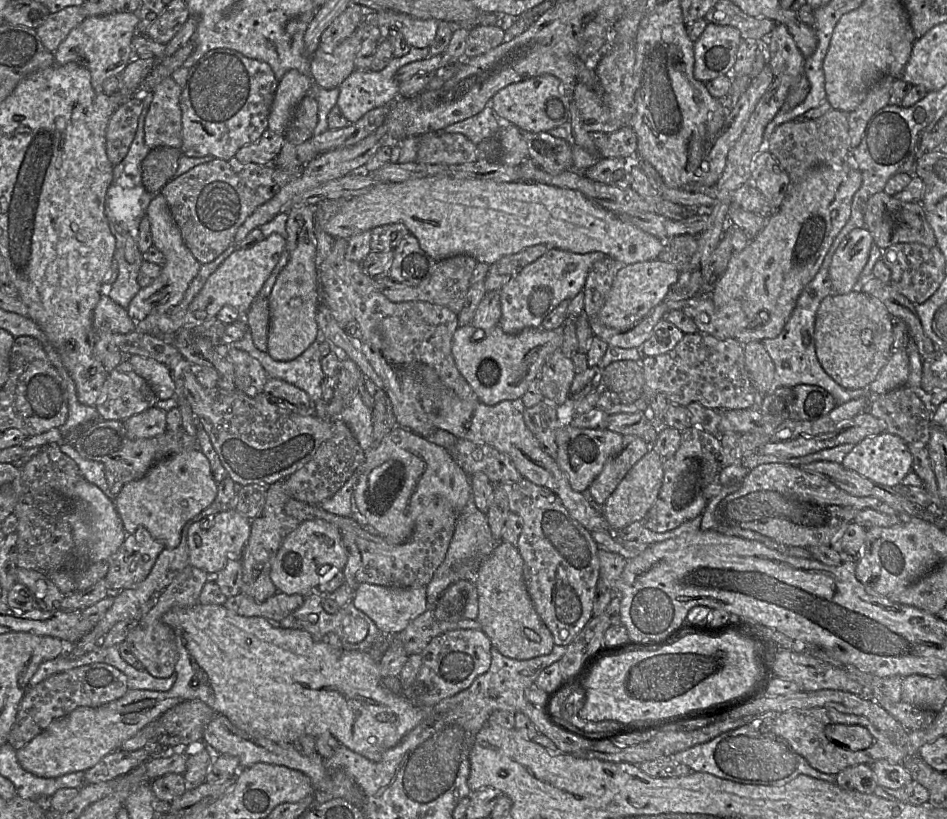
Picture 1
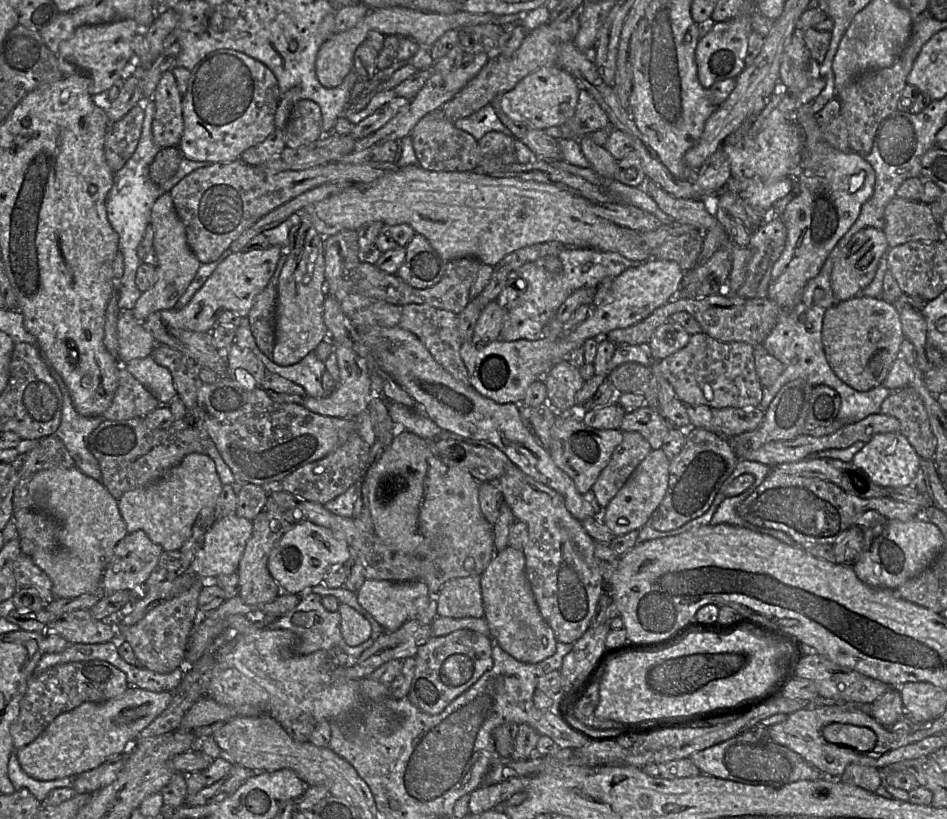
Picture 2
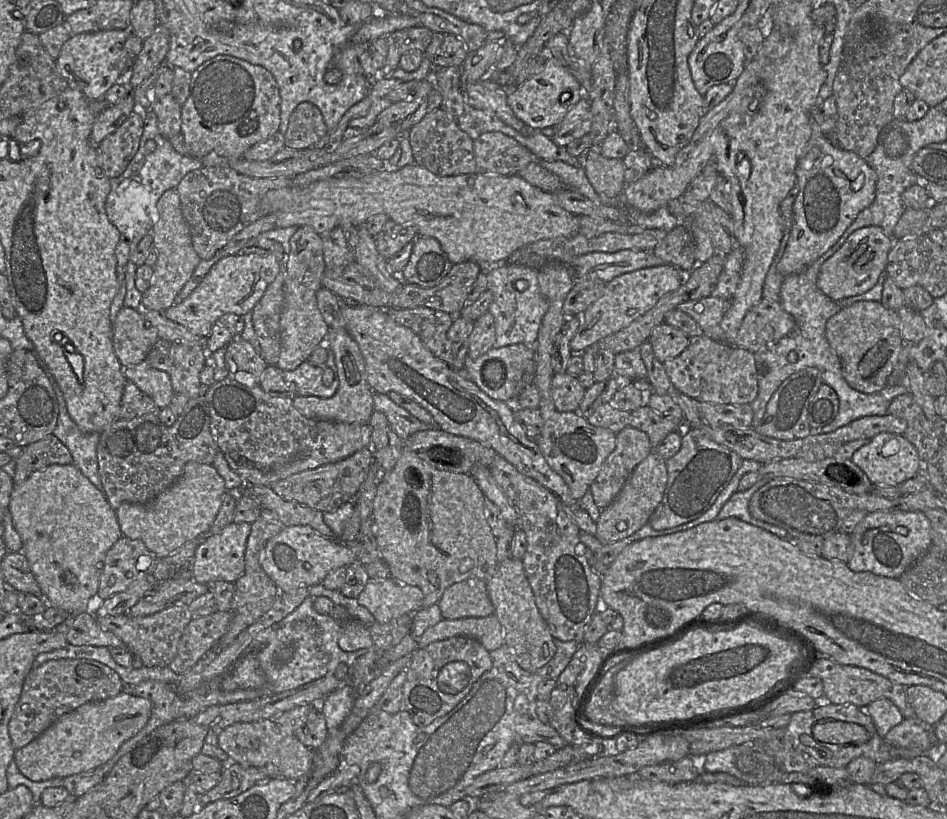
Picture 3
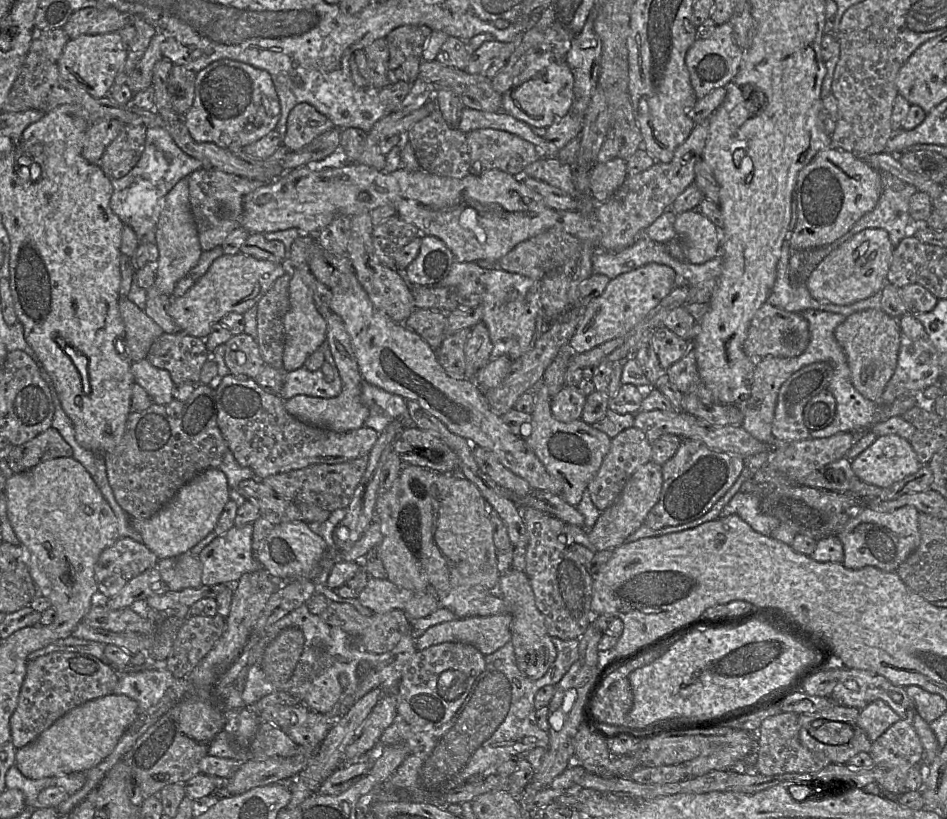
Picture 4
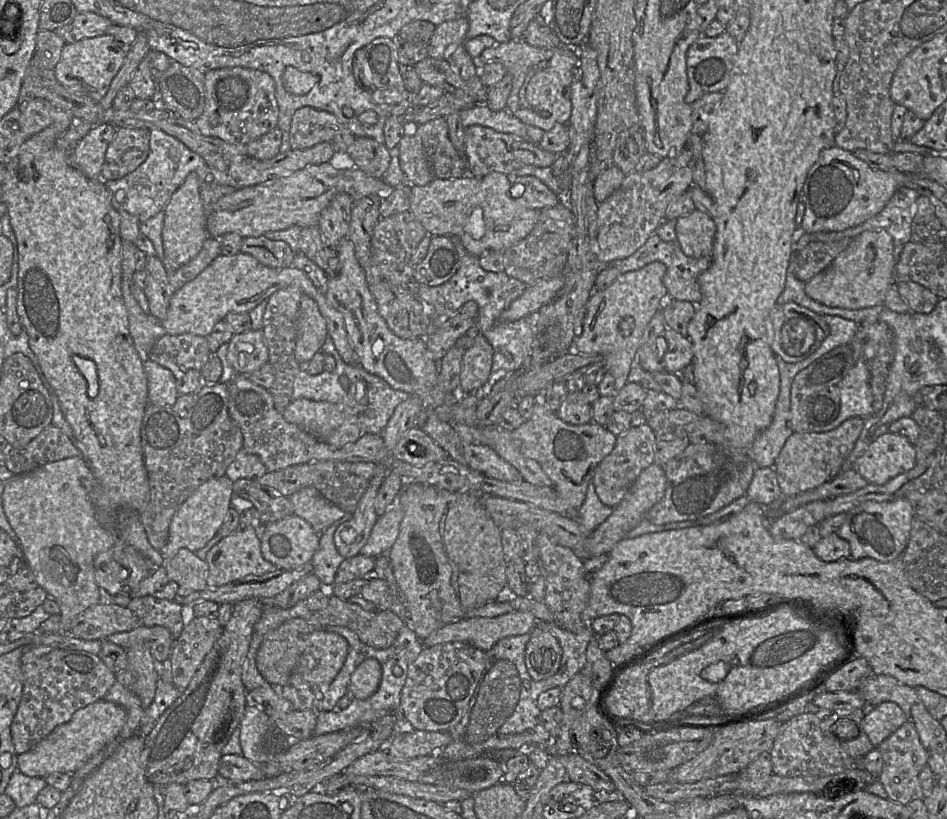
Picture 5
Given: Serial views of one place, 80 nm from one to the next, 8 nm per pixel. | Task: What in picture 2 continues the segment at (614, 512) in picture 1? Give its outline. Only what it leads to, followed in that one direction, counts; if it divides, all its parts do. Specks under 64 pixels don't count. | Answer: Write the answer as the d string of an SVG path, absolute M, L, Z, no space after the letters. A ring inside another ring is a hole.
M662 449L652 450L635 468L628 480L617 492L608 506L602 510L600 521L614 537L633 530L640 530L662 502L669 483L669 459Z

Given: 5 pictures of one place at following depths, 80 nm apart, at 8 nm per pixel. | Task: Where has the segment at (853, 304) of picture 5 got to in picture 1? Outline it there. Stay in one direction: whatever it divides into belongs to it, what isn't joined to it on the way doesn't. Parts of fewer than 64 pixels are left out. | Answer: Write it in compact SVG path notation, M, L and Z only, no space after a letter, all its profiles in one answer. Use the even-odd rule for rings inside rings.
M856 228L840 243L830 265L830 281L834 294L847 294L858 287L873 238L870 232Z

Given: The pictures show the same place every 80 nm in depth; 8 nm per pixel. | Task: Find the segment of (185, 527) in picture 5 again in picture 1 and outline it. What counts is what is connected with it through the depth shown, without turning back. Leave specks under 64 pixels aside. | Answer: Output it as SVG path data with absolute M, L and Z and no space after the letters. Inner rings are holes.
M189 450L156 463L144 477L125 484L114 498L114 504L127 534L134 534L139 527L143 527L165 547L176 548L181 542L183 526L209 507L215 501L217 493L218 483L213 478L208 458L200 450Z

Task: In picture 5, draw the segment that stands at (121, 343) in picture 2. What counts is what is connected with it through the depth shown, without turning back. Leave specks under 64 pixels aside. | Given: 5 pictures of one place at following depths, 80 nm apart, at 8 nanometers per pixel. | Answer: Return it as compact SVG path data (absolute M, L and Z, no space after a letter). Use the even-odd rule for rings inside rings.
M122 279L122 294L128 313L129 332L133 339L135 349L141 360L149 359L151 349L155 342L166 334L165 328L151 314L145 313L131 293L133 280Z

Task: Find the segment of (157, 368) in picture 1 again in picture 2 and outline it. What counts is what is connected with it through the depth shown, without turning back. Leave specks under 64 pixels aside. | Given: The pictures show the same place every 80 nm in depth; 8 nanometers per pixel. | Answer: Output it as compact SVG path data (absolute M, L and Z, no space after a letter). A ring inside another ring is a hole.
M151 356L133 359L124 366L142 385L152 392L161 405L168 405L177 396L171 372L166 367L157 364Z

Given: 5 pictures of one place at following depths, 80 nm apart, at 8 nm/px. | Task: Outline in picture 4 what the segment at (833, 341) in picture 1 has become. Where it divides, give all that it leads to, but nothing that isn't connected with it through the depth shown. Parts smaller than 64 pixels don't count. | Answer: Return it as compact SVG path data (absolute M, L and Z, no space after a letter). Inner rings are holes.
M882 309L858 311L835 328L834 336L847 357L853 386L865 398L880 405L880 397L897 365L902 337L899 319Z

